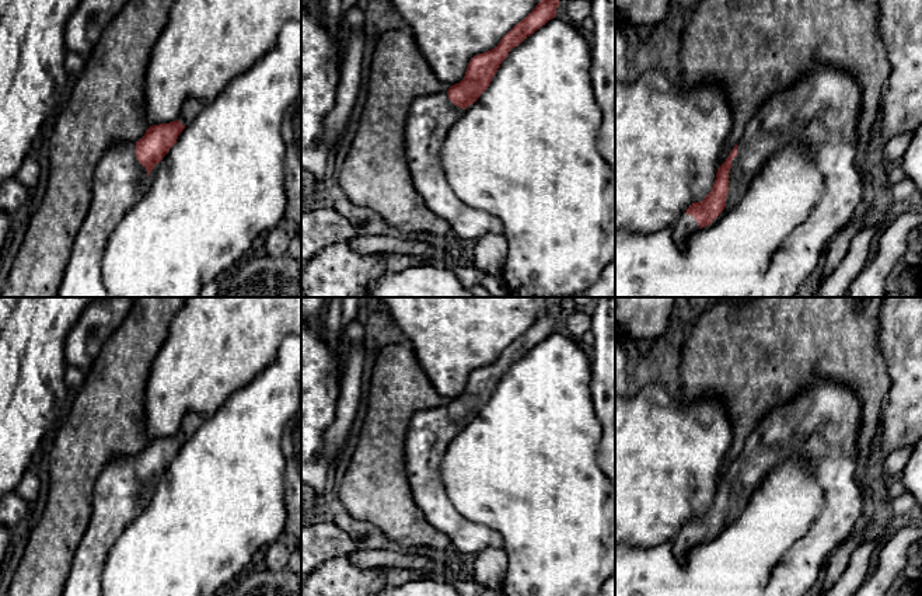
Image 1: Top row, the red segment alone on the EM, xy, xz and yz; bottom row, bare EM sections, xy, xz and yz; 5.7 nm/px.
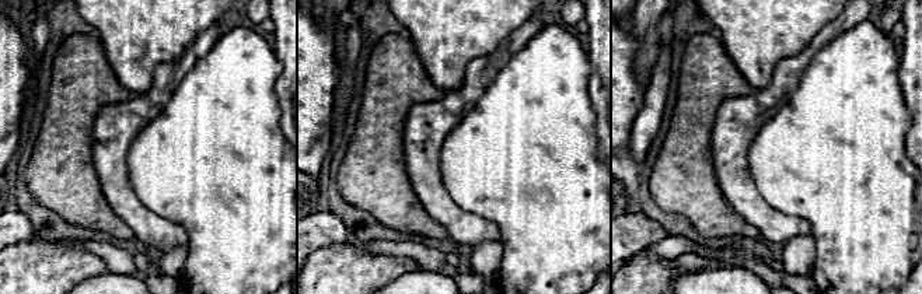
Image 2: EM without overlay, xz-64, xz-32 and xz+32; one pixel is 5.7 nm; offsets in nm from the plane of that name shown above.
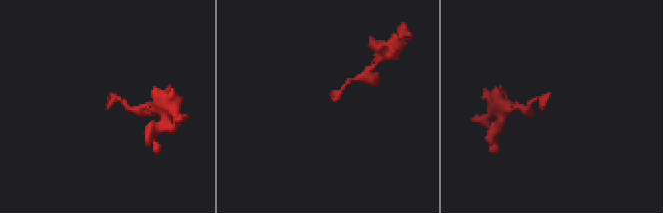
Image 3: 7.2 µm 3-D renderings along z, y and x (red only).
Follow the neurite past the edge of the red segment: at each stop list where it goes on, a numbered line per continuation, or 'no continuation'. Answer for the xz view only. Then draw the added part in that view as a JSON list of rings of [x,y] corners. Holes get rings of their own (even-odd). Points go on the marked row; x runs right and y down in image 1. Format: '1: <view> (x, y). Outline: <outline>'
1: xz (429, 119). Outline: [[[447,93],[415,98],[405,123],[405,149],[413,187],[426,208],[448,223],[454,237],[478,241],[490,233],[503,234],[503,223],[493,215],[467,206],[448,188],[441,165],[441,144],[462,112],[462,108],[448,100]]]

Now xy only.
1: xy (119, 178). Outline: [[[136,143],[111,146],[94,171],[92,201],[73,243],[56,297],[112,297],[102,282],[101,264],[108,240],[140,199],[147,170],[136,157]]]

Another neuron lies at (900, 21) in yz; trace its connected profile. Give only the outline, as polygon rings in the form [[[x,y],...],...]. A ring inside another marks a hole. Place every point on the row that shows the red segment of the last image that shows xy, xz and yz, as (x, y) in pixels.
[[[879,0],[879,32],[891,66],[880,104],[880,135],[888,140],[922,123],[922,0]]]

